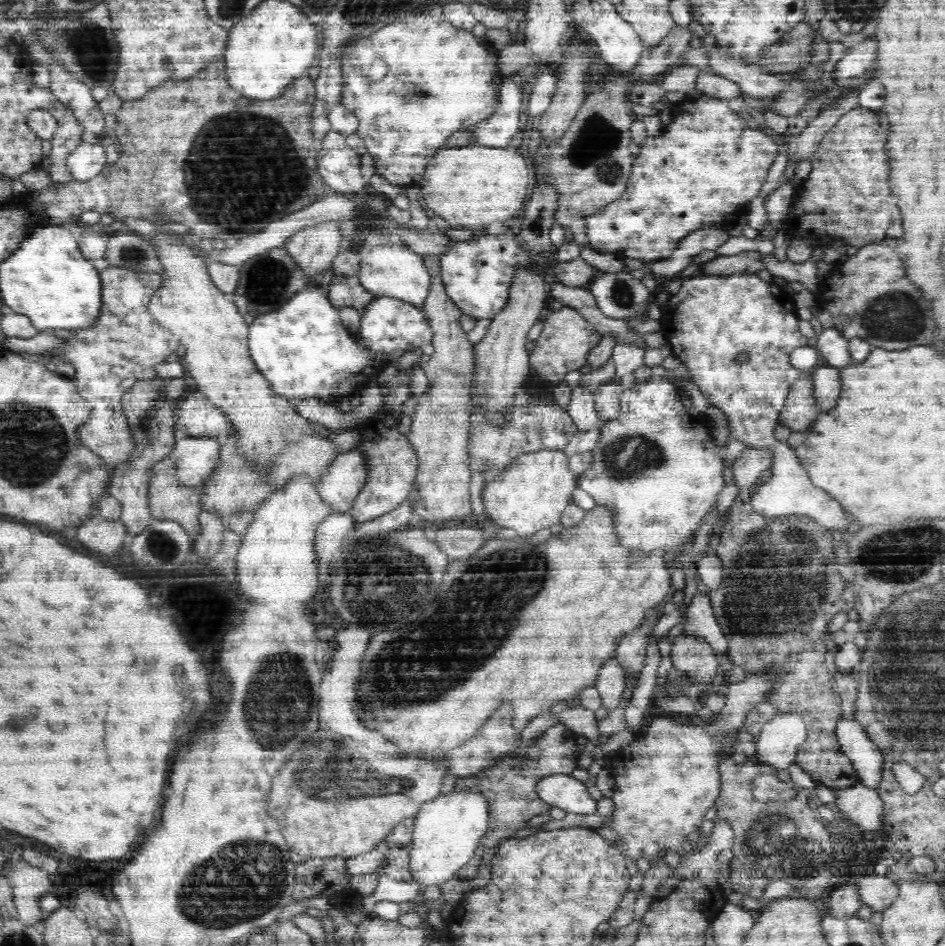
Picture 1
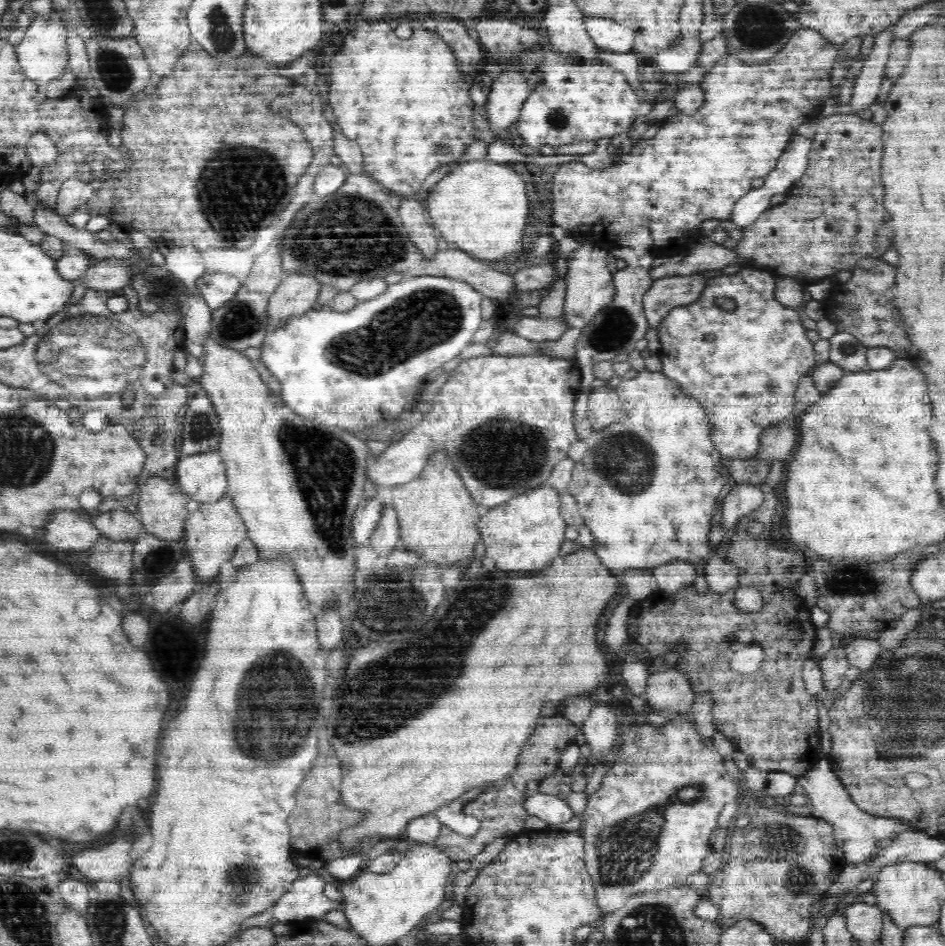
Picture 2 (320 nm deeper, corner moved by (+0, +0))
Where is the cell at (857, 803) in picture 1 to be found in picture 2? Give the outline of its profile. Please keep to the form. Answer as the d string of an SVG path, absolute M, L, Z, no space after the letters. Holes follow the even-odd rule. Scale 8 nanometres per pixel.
M824 756L808 774L797 777L798 788L810 798L813 817L822 818L833 826L836 846L843 854L846 865L866 862L876 854L879 843L887 841L900 832L912 832L907 822L895 821L895 818L874 817L864 812L848 794L838 776L835 776L829 759Z

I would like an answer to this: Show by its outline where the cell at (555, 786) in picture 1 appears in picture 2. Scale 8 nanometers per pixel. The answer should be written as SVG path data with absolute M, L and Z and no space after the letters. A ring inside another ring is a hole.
M530 793L524 800L523 806L528 815L540 818L550 829L558 827L560 823L568 822L574 816L572 808L564 802L564 797Z

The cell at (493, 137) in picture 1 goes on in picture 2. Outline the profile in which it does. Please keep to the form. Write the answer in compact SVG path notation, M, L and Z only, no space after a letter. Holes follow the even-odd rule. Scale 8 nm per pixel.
M554 52L546 54L540 80L522 104L516 130L534 150L542 146L558 148L577 142L598 142L630 130L650 114L654 100L640 100L624 74L603 63L577 64Z

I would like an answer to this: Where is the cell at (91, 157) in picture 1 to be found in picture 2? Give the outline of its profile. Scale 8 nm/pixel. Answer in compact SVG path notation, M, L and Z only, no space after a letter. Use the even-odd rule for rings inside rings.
M69 177L63 179L61 184L60 192L56 198L54 211L63 219L76 211L76 209L86 204L93 198L94 195L94 184L87 180L80 178Z

